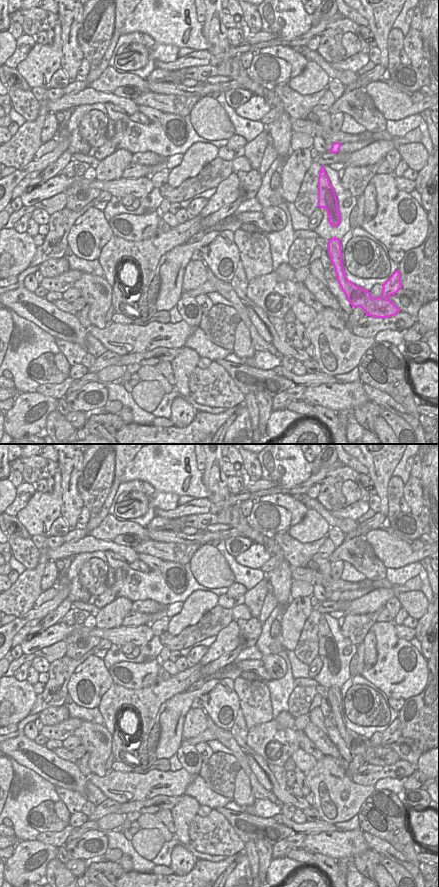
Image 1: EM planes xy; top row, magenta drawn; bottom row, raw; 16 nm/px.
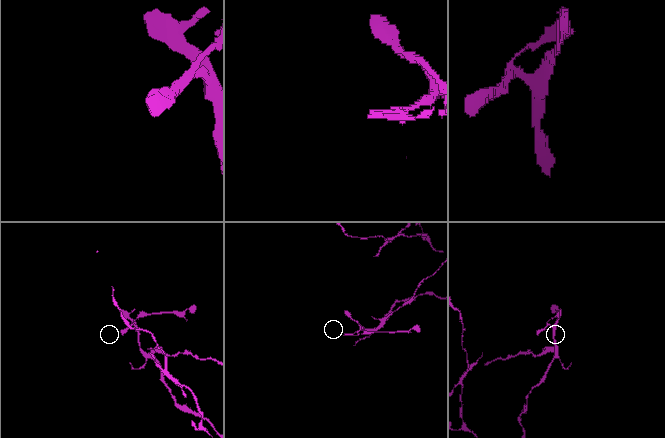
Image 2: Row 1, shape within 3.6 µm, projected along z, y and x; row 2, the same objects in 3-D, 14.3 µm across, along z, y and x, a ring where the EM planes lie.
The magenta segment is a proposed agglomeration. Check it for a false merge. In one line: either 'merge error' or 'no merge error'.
merge error

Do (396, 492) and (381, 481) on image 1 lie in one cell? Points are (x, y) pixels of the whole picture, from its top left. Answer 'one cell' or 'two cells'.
two cells

